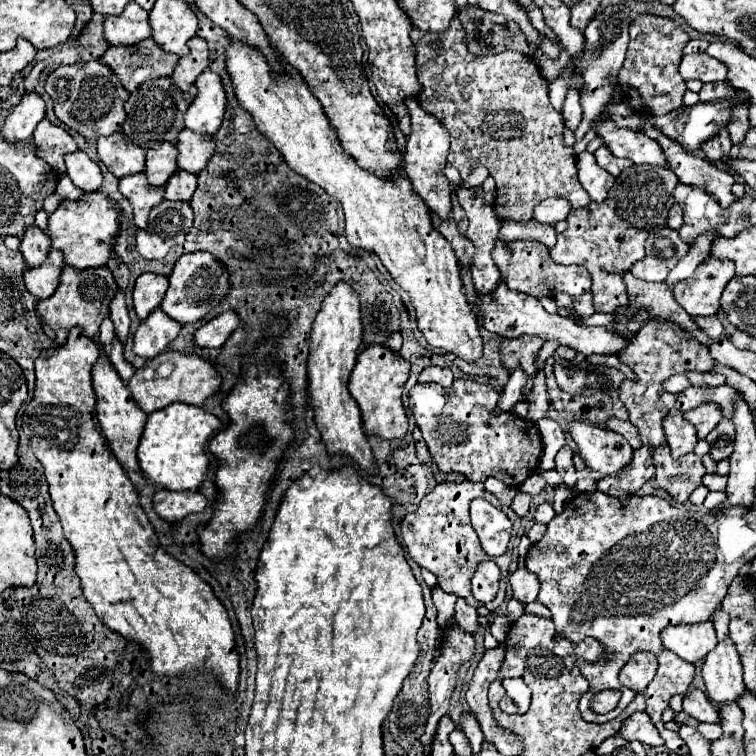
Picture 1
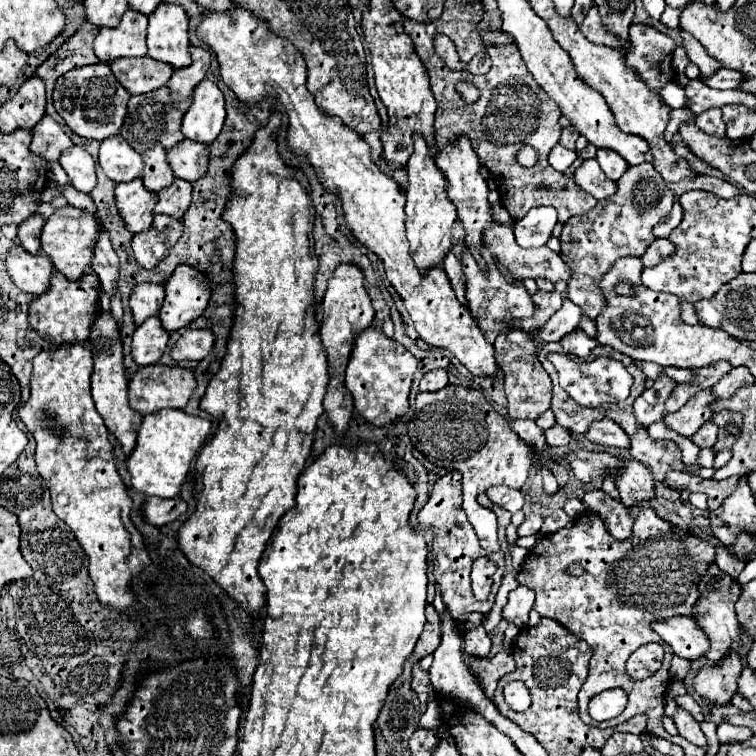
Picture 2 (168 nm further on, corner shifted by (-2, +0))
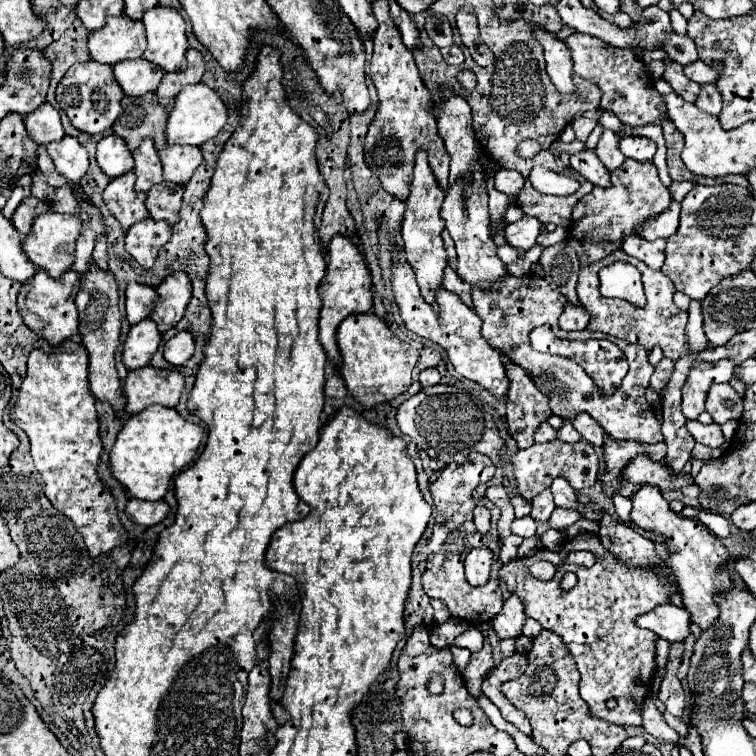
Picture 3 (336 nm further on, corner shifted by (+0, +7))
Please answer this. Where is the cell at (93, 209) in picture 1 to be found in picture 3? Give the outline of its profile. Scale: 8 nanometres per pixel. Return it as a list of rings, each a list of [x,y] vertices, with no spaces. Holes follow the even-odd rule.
[[[45,212],[33,222],[31,232],[23,240],[23,248],[25,248],[25,252],[27,252],[27,256],[31,258],[33,264],[45,268],[53,278],[59,278],[75,262],[75,244],[81,236],[81,230],[83,230],[83,222],[81,222],[79,216]]]

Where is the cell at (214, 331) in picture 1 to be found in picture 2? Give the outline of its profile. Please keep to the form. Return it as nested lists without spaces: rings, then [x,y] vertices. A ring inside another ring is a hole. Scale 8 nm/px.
[[[187,329],[177,345],[171,349],[175,361],[201,361],[213,347],[213,333],[209,329]]]

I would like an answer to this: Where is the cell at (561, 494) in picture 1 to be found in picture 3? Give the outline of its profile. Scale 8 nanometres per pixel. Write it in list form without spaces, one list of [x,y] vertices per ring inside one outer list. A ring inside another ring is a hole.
[[[579,518],[573,526],[569,526],[569,528],[565,528],[565,530],[561,530],[561,534],[563,534],[563,538],[573,538],[573,536],[577,536],[579,532],[597,532],[597,524],[593,522],[593,520],[585,520],[585,518]]]

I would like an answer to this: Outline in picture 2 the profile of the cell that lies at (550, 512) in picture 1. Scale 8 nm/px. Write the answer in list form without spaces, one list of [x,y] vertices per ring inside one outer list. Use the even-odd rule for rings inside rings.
[[[529,513],[529,515],[527,515],[527,519],[519,525],[517,535],[519,535],[519,537],[537,535],[537,533],[539,533],[539,529],[541,529],[541,525],[543,525],[543,517],[541,517],[541,515],[537,515],[537,513]]]

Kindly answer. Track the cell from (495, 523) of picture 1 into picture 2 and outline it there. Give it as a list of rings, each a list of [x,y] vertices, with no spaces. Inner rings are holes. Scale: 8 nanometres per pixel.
[[[447,385],[435,393],[417,393],[415,415],[407,423],[407,435],[415,449],[433,465],[463,473],[463,509],[477,531],[481,547],[485,551],[499,551],[497,517],[491,509],[481,507],[477,497],[493,485],[521,489],[529,479],[533,449],[521,441],[507,419],[483,399],[481,391],[455,385]]]

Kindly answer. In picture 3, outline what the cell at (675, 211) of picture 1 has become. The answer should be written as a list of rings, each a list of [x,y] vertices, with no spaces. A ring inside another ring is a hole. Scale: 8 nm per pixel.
[[[671,200],[669,208],[665,212],[661,212],[661,216],[653,216],[653,220],[649,220],[649,224],[645,224],[645,232],[641,232],[641,236],[645,240],[673,236],[679,228],[679,212],[681,212],[681,204],[677,200]]]

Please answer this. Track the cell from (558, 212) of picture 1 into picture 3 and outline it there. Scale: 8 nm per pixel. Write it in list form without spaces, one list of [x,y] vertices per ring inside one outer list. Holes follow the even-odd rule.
[[[525,214],[521,220],[517,220],[513,224],[507,224],[505,238],[511,246],[529,250],[535,244],[537,236],[541,234],[541,228],[543,228],[543,222],[539,218]]]

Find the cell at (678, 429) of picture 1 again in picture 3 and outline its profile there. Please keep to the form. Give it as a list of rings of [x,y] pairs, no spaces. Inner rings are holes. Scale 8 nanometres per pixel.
[[[719,360],[713,364],[695,364],[689,372],[689,378],[683,386],[683,402],[681,412],[687,420],[697,420],[699,414],[705,410],[705,398],[713,384],[729,382],[733,376],[733,362]]]

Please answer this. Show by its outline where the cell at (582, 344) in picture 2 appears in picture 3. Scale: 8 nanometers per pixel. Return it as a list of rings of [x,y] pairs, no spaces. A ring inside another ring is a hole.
[[[567,304],[563,309],[558,323],[561,330],[573,332],[585,330],[589,320],[590,316],[585,308],[573,308],[571,304]]]

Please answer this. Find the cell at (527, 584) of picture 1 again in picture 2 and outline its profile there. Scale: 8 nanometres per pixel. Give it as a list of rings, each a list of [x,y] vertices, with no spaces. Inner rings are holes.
[[[517,587],[509,593],[509,601],[503,607],[503,619],[519,629],[529,627],[529,611],[533,609],[535,593],[529,587]]]

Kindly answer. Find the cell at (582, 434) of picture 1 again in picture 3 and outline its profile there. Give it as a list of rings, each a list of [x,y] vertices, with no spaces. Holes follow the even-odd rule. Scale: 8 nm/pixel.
[[[641,484],[639,490],[635,490],[629,496],[629,500],[633,504],[631,522],[643,530],[663,534],[665,542],[671,546],[669,566],[673,566],[673,574],[677,576],[683,604],[691,614],[691,622],[695,622],[705,632],[719,618],[719,604],[715,602],[715,596],[721,592],[729,592],[733,588],[733,578],[725,564],[729,556],[727,548],[701,522],[675,514],[669,508],[669,502],[663,498],[661,490],[653,484]]]

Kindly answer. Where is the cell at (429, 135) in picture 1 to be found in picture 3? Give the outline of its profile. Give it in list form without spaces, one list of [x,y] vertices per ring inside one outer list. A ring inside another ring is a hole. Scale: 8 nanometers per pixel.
[[[419,150],[417,158],[415,158],[415,172],[413,172],[413,182],[411,182],[411,192],[407,198],[407,210],[403,216],[403,248],[405,248],[411,268],[415,272],[417,284],[421,288],[421,296],[433,308],[437,308],[435,290],[441,288],[443,268],[447,266],[447,254],[445,254],[445,246],[443,246],[443,238],[441,238],[445,220],[439,214],[443,200],[445,200],[445,192],[439,186],[431,166],[427,164],[427,152]]]

